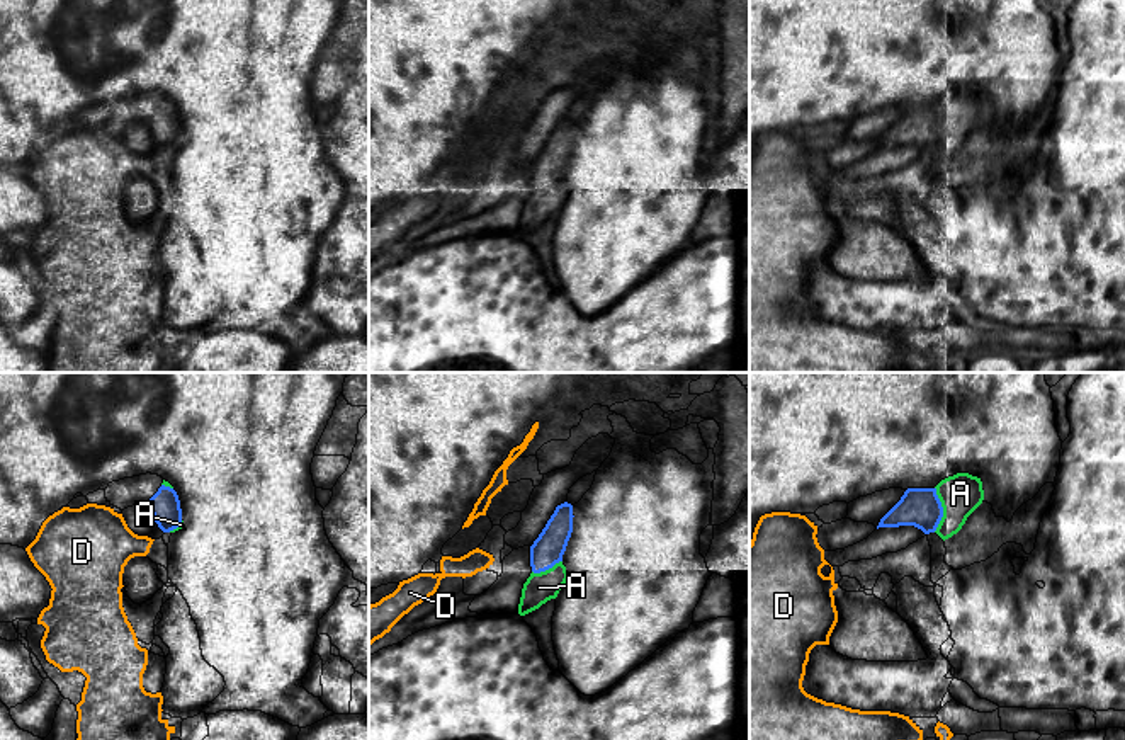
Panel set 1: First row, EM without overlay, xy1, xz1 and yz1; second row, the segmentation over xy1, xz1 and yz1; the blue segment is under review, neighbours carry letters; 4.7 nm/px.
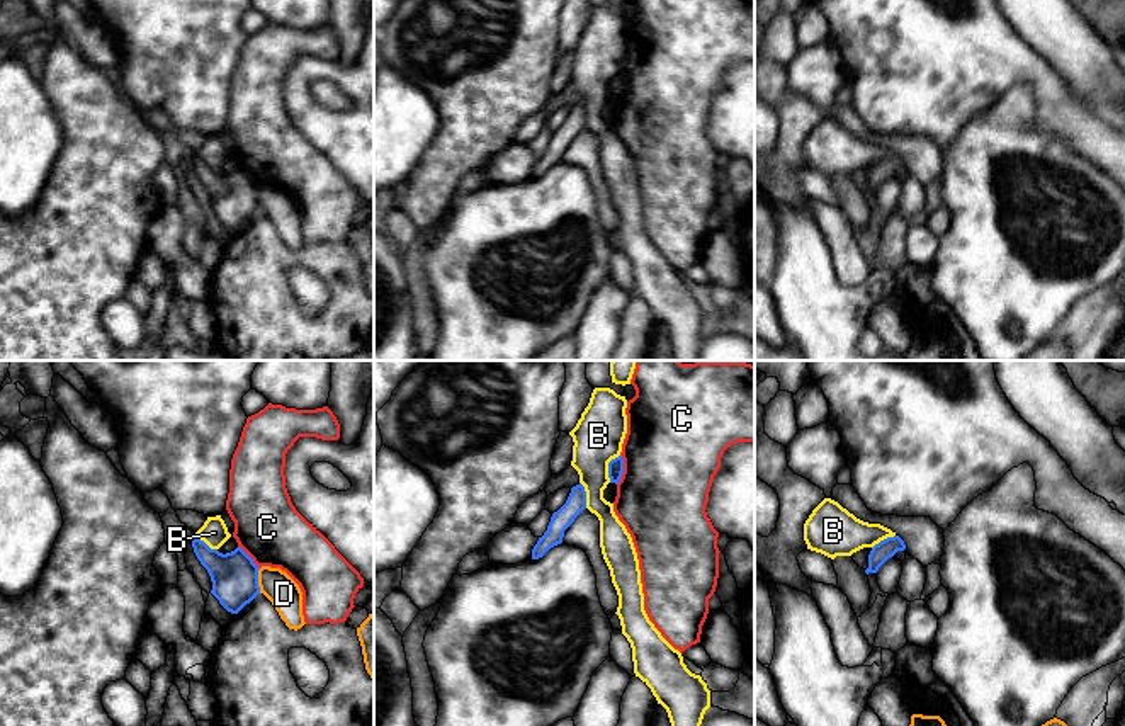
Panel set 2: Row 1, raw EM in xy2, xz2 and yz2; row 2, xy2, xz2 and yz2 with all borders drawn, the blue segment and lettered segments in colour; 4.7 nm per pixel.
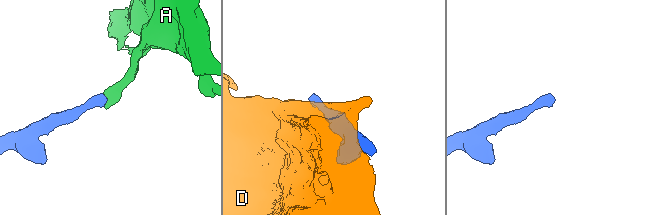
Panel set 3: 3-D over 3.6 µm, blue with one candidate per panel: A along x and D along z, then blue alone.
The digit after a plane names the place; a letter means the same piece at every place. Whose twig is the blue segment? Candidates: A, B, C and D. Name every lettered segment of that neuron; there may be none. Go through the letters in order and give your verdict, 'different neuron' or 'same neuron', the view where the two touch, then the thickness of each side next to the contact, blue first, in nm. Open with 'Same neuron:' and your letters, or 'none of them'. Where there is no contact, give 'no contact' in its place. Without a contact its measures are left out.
Same neuron: A
A: same neuron | yz1 | 190/190 nm
B: different neuron | xz2 | 80/240 nm
C: different neuron | xz2 | 80/460 nm
D: different neuron | xy2 | 220/150 nm

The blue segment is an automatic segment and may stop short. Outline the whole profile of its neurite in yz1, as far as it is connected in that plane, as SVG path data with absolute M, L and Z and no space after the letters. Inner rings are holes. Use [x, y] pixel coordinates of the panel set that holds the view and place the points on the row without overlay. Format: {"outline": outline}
{"outline": "M969 92L941 99L935 107L907 107L901 119L880 138L879 146L914 145L924 153L936 151L943 160L957 153L967 136L982 122L982 100Z"}

